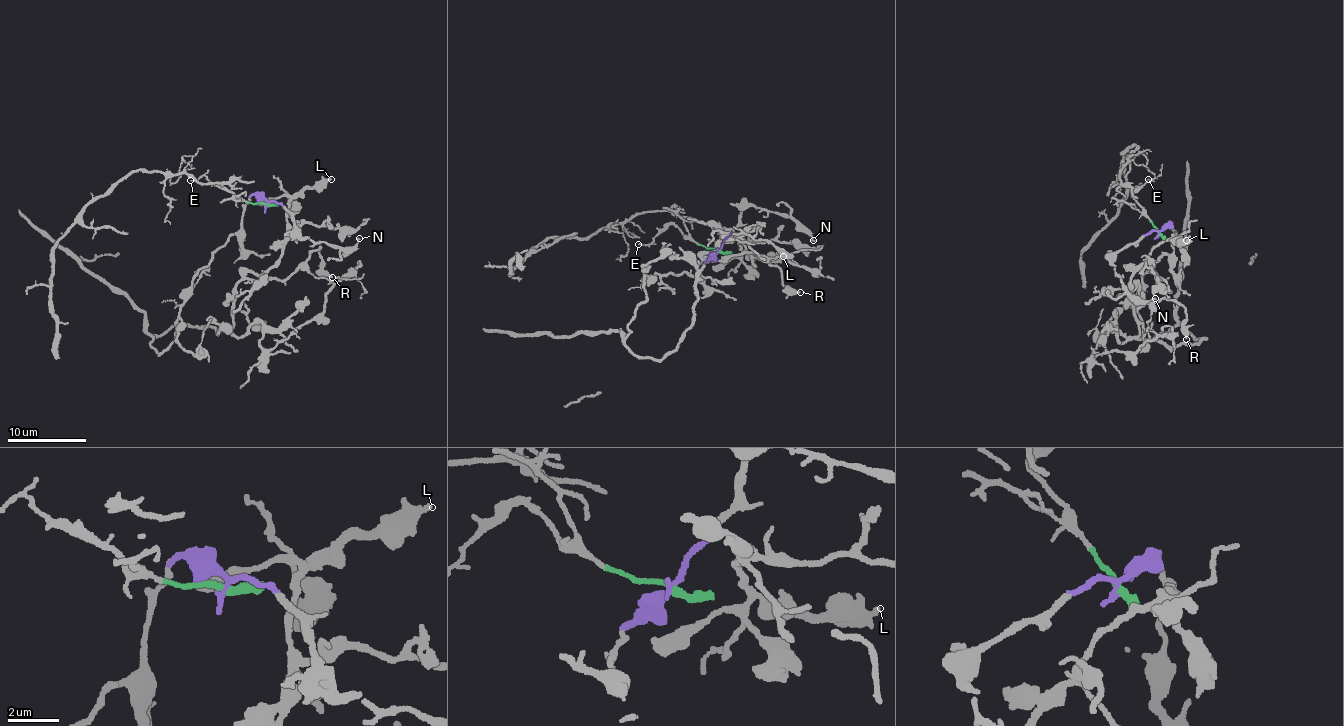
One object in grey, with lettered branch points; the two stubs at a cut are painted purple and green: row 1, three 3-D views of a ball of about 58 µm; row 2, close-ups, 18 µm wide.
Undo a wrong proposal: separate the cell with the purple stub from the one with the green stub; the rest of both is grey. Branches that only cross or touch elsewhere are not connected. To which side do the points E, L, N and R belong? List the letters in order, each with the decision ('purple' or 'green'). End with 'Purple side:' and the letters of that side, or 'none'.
E: green
L: purple
N: purple
R: purple
Purple side: L, N, R

